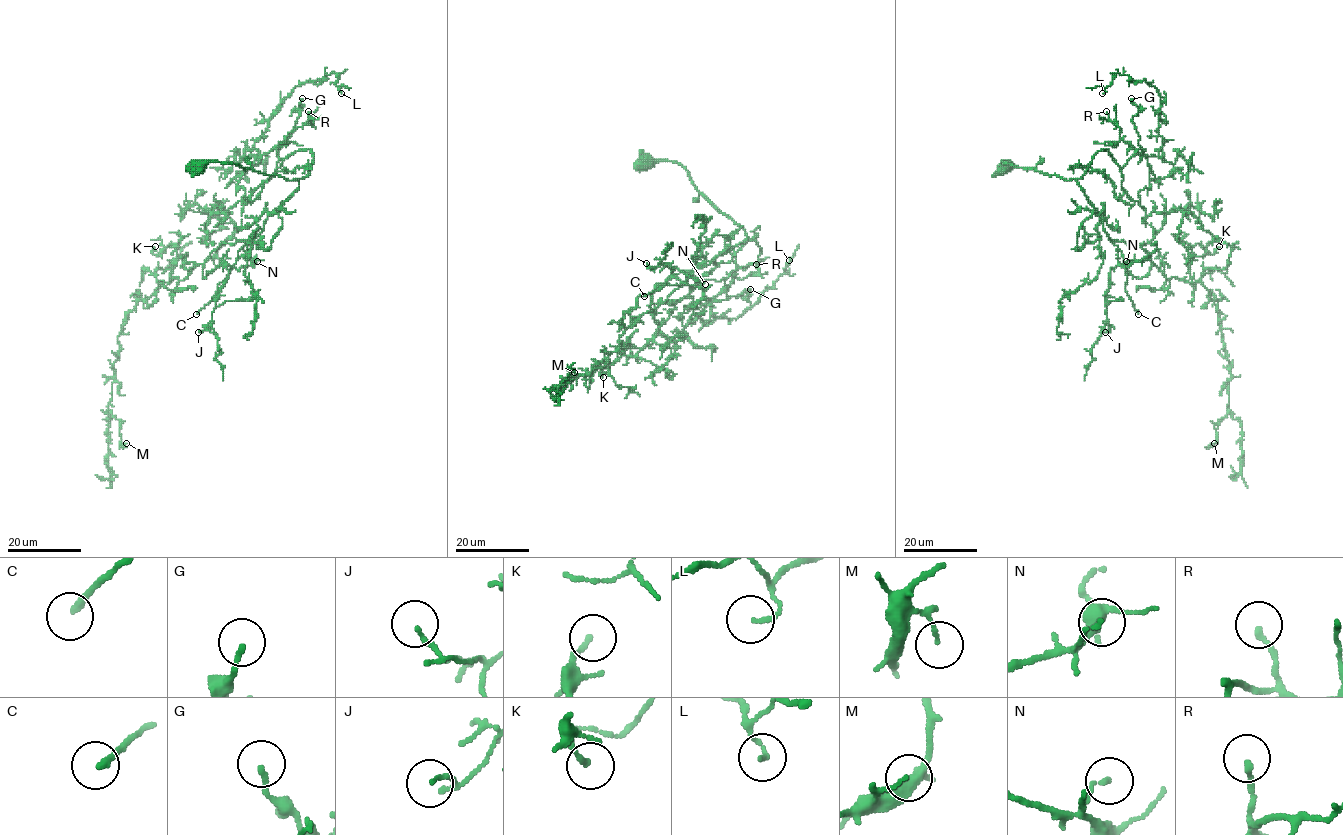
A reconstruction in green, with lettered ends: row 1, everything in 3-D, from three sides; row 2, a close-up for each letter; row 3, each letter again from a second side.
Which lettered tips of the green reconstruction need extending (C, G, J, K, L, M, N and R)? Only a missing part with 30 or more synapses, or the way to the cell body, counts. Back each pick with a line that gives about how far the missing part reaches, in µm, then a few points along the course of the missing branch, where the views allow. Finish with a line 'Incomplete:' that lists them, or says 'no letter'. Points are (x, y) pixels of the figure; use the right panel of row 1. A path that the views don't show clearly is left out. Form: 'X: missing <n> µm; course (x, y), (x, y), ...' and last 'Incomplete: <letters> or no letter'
C: missing 60 µm; course (1138, 314), (1166, 326), (1171, 323), (1176, 333), (1161, 348), (1155, 382), (1148, 385), (1140, 380), (1113, 418)
Incomplete: C

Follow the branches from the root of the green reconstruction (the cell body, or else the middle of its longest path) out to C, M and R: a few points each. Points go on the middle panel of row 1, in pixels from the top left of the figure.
C: (643, 162), (679, 162), (693, 184), (746, 234), (744, 240), (697, 268), (680, 284), (665, 284), (644, 296)
M: (643, 162), (679, 162), (746, 238), (644, 312), (604, 366), (573, 376), (563, 389), (556, 385), (574, 372)
R: (643, 162), (679, 162), (760, 247), (756, 262), (726, 279), (727, 299), (711, 301), (756, 264)

